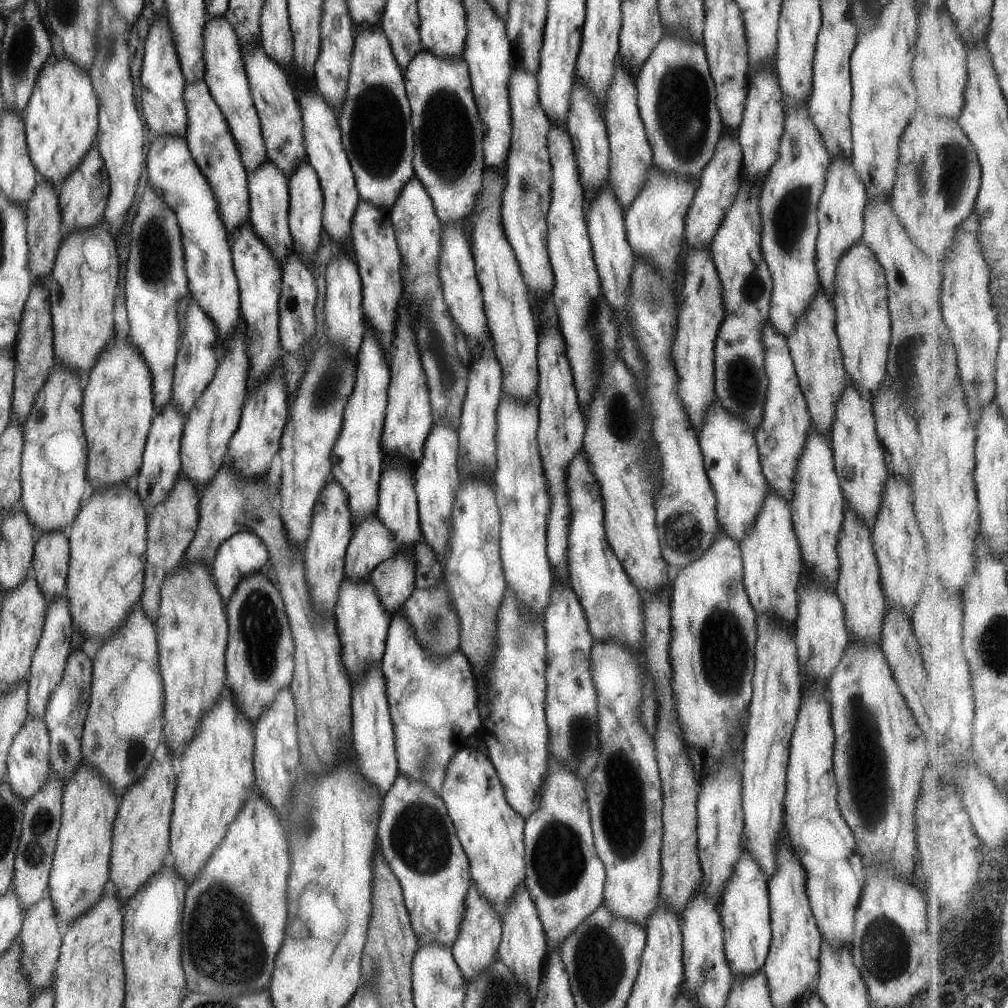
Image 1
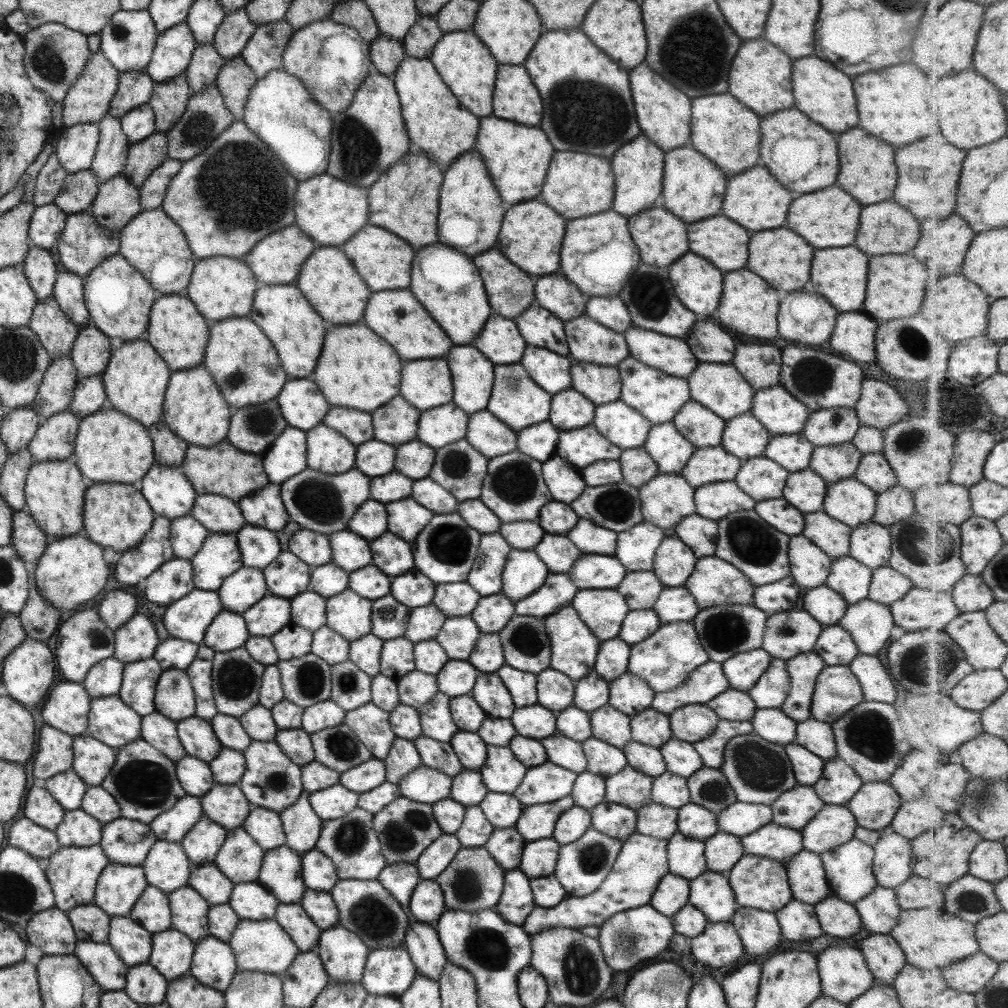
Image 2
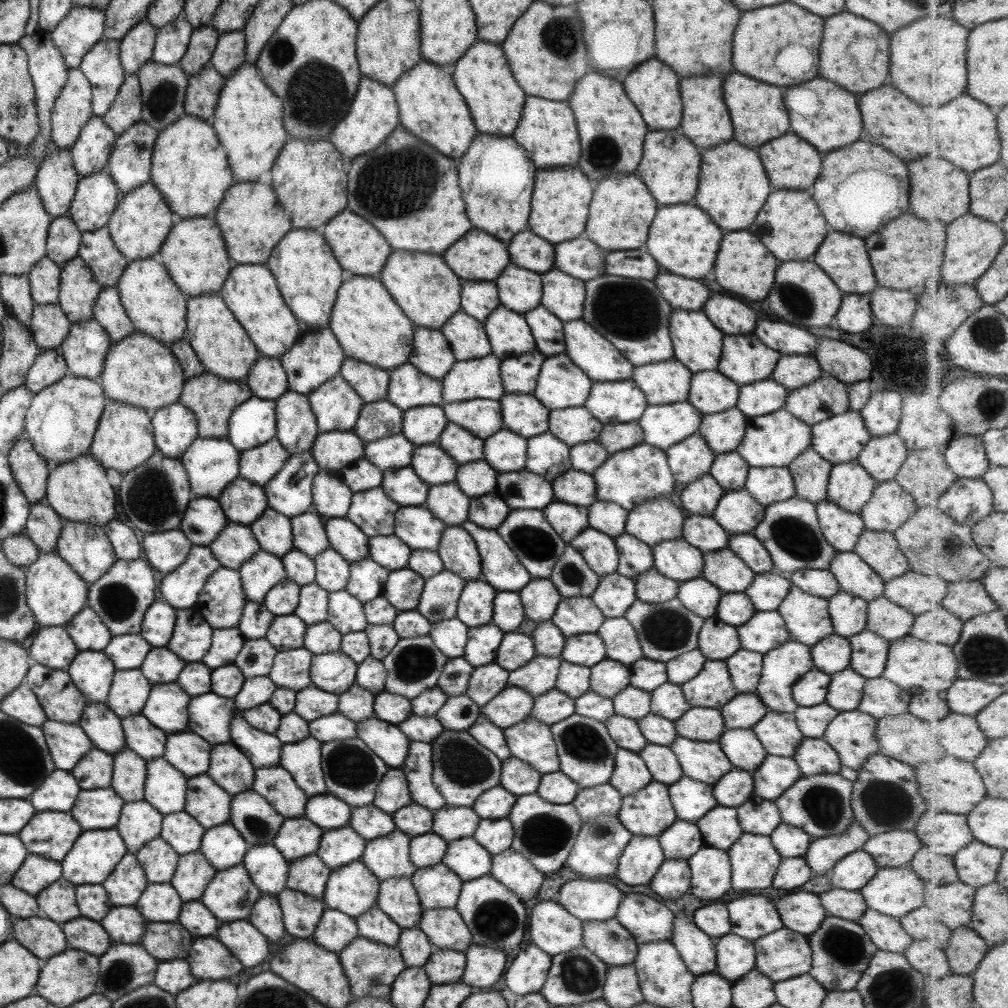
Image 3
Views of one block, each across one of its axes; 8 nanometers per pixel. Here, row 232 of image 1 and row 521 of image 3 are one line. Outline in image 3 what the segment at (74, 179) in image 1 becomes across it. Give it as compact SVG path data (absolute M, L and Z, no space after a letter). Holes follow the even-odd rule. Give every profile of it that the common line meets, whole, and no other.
M64 521L59 534L55 554L87 585L99 580L117 560L99 526Z

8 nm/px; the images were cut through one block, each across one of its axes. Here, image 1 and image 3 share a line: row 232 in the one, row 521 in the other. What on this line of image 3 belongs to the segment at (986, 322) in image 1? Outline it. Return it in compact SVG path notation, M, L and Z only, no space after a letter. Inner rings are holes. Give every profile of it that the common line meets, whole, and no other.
M958 477L958 483L936 505L955 521L971 528L995 512L994 493L983 478Z

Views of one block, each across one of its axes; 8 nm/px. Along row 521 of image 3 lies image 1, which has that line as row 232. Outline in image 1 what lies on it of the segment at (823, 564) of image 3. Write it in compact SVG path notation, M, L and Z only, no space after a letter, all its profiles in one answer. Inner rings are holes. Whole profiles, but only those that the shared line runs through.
M800 103L784 112L782 134L778 139L775 162L760 182L759 213L762 230L760 231L760 250L772 279L769 318L776 333L787 335L794 329L794 323L806 312L810 299L814 297L817 284L815 261L816 237L816 205L824 184L824 175L830 164L830 156L816 130L808 112L808 105Z

